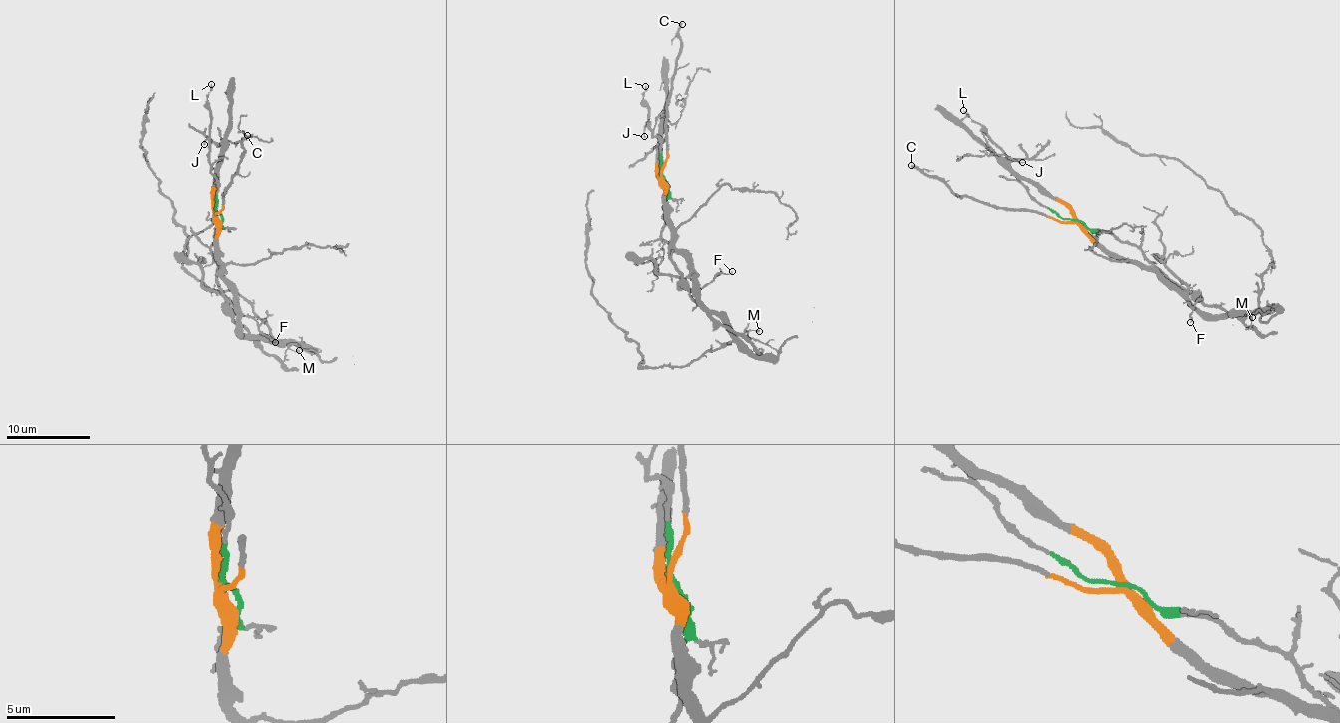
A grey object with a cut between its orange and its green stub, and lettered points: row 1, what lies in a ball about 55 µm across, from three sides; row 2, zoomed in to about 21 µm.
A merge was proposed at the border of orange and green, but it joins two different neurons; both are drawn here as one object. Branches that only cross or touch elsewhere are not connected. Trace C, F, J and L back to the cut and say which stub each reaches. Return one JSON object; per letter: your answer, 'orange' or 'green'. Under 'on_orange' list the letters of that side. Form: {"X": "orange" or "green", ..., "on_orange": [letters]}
{"C": "orange", "F": "green", "J": "green", "L": "green", "on_orange": ["C"]}

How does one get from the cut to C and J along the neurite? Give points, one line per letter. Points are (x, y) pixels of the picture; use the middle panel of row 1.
C: (662, 177), (668, 100), (681, 50), (678, 31), (682, 24)
J: (662, 177), (661, 139), (649, 132), (648, 122), (644, 125), (644, 137)

